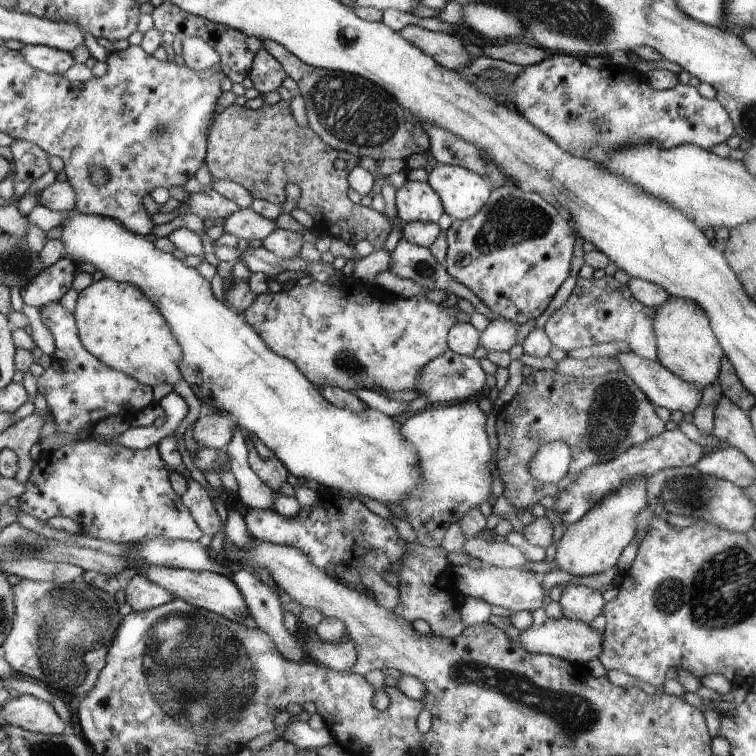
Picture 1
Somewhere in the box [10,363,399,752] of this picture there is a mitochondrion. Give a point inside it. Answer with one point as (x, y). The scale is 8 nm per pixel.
(201, 676)

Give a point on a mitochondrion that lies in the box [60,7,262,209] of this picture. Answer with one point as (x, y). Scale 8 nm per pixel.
(161, 131)

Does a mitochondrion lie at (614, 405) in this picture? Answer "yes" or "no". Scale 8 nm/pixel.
yes

